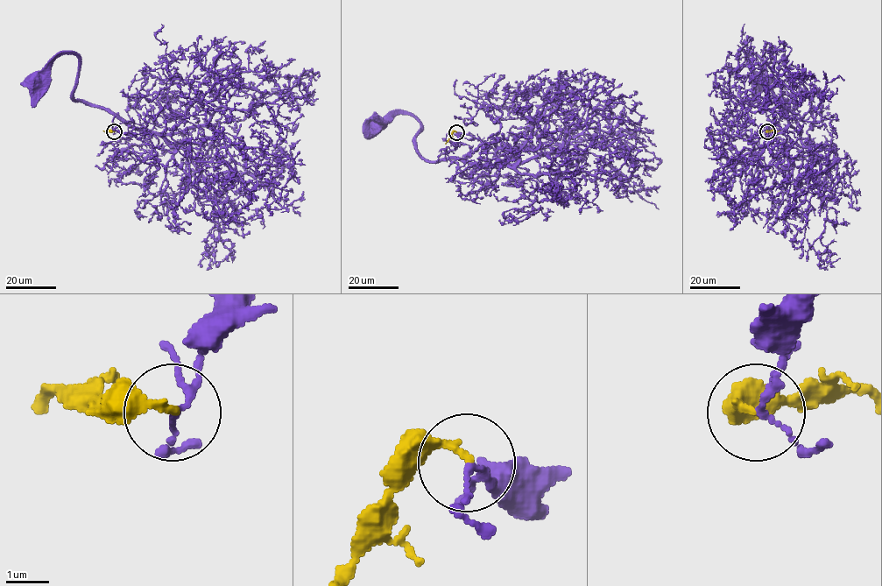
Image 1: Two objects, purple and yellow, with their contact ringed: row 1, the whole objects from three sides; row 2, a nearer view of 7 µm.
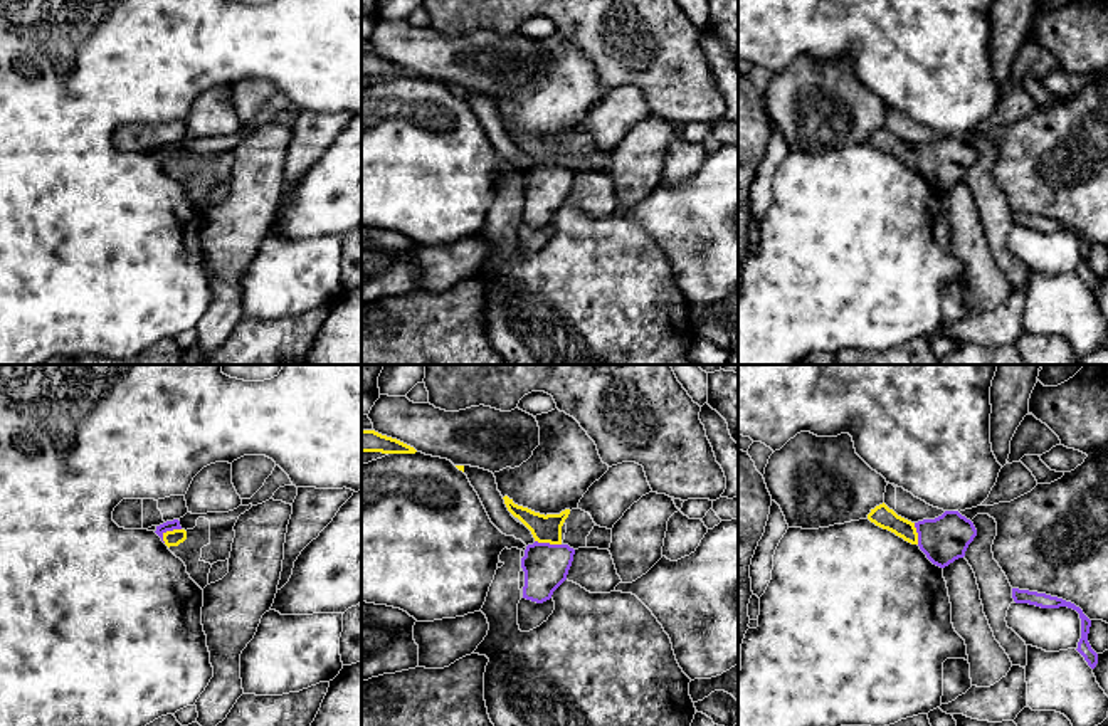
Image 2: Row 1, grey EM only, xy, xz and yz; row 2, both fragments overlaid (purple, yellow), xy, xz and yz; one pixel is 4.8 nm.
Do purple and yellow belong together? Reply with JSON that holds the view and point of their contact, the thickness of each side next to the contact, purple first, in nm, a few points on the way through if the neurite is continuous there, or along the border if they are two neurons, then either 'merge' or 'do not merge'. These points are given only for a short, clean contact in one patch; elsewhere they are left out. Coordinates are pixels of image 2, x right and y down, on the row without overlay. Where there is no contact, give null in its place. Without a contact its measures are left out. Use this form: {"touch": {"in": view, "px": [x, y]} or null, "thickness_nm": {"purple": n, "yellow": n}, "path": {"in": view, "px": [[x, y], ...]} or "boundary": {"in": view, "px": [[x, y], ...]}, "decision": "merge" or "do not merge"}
{"touch": {"in": "xy", "px": [168, 153]}, "thickness_nm": {"purple": 50, "yellow": 80}, "boundary": {"in": "xy", "px": [[180, 152], [168, 153], [162, 163]]}, "decision": "do not merge"}

